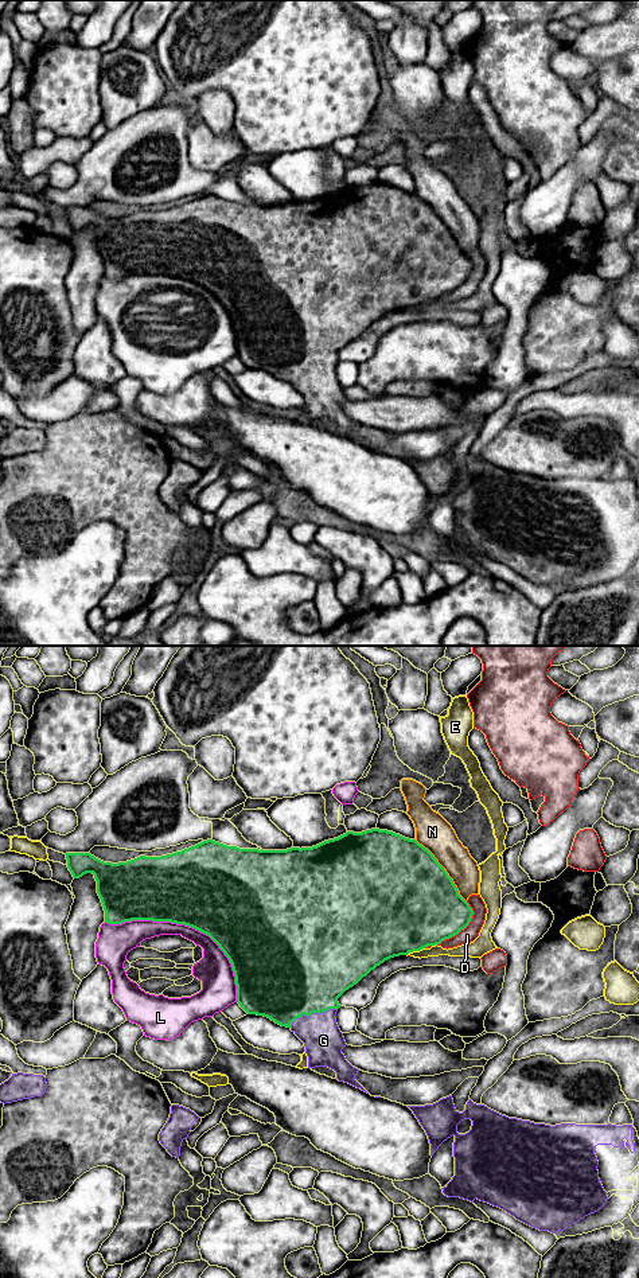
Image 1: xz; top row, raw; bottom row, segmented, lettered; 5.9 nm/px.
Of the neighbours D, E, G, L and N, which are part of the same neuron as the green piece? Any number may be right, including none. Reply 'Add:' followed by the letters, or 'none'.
Add: G

